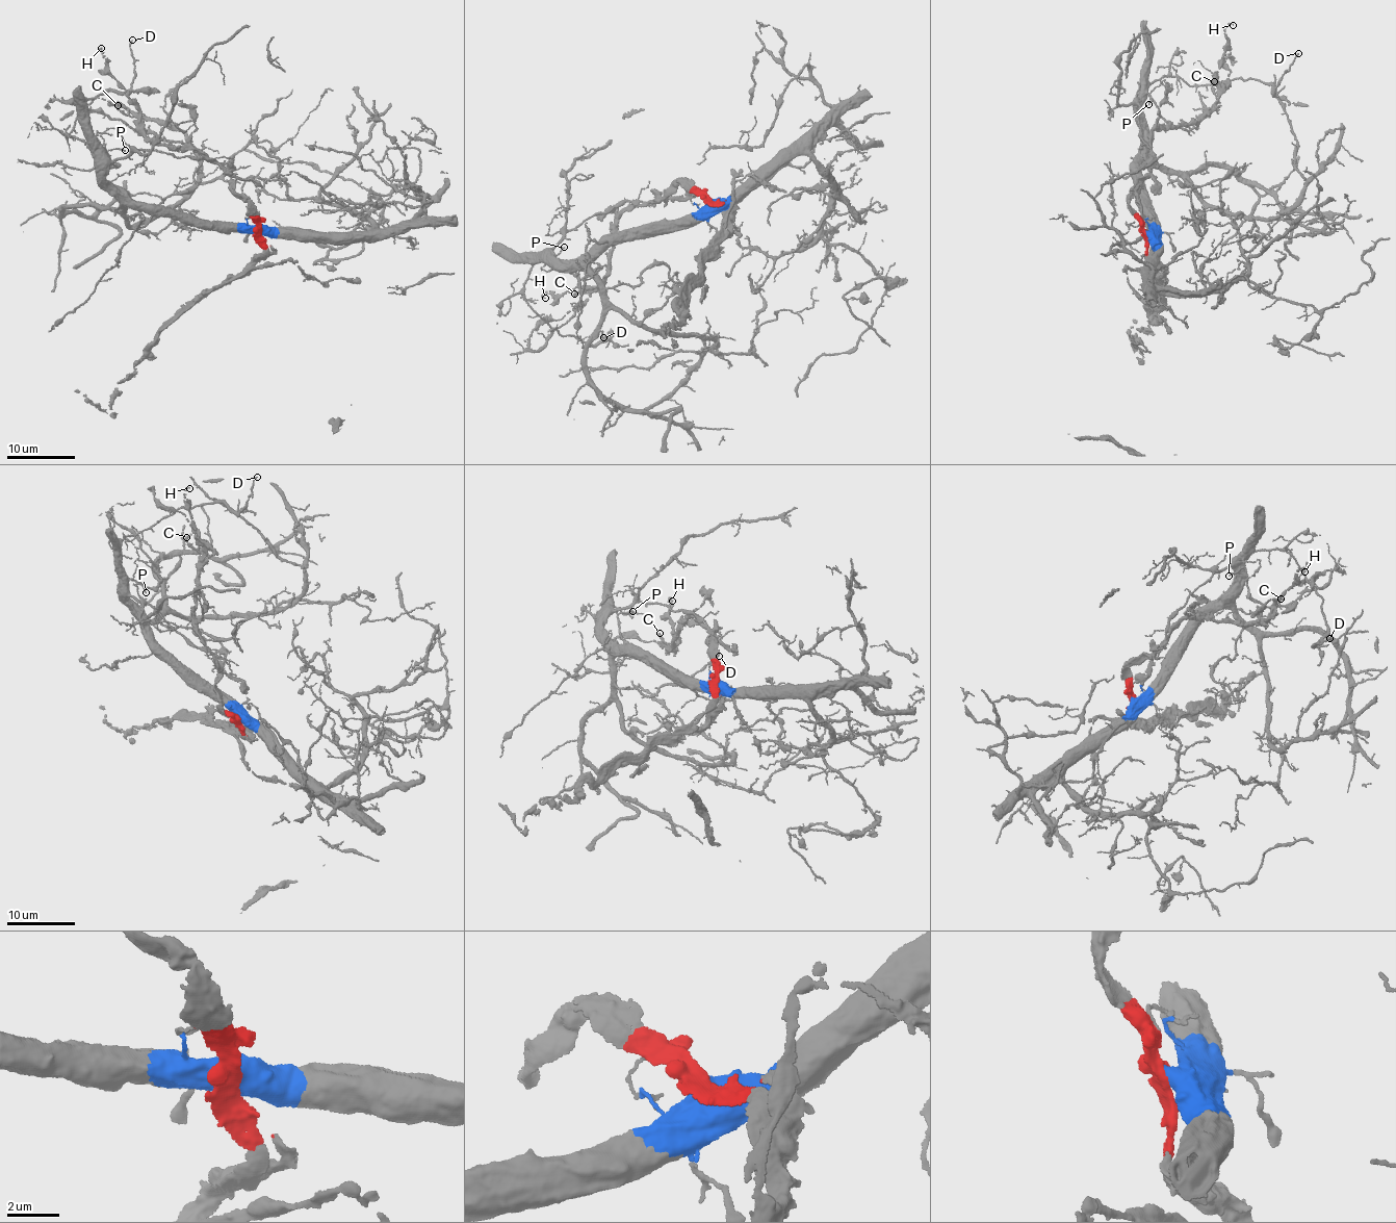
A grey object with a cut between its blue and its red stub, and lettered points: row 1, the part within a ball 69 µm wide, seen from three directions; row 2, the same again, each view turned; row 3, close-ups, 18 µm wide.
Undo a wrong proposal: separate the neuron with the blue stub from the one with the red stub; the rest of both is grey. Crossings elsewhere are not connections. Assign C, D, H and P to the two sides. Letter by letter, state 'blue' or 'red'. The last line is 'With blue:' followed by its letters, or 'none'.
C: red
D: blue
H: red
P: blue
With blue: D, P

